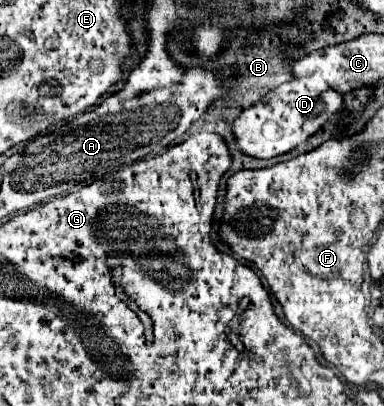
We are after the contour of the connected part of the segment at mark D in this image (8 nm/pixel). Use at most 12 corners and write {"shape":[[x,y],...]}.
{"shape":[[319,78],[289,80],[233,122],[239,152],[275,158],[343,104]]}

